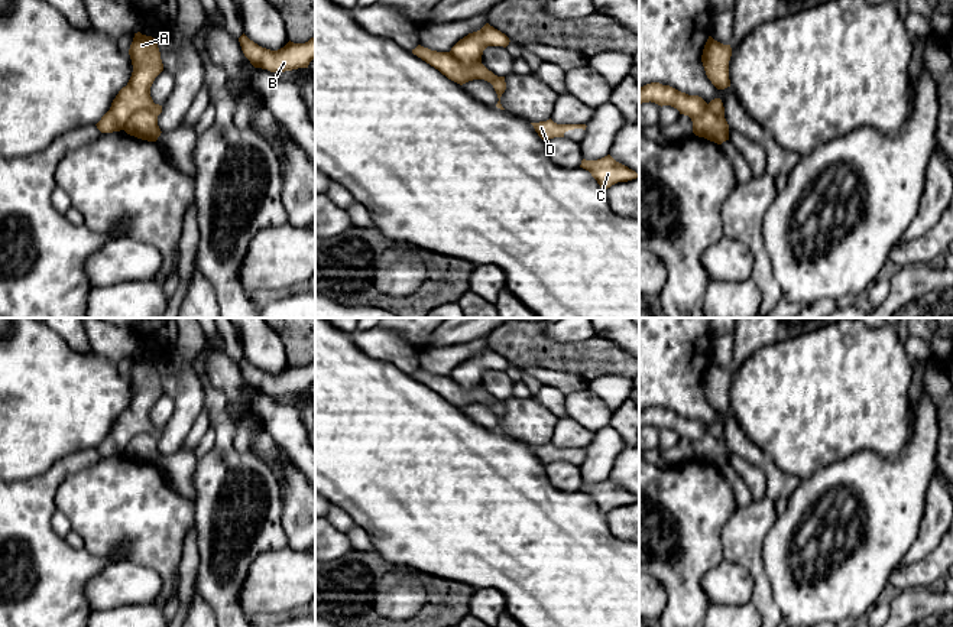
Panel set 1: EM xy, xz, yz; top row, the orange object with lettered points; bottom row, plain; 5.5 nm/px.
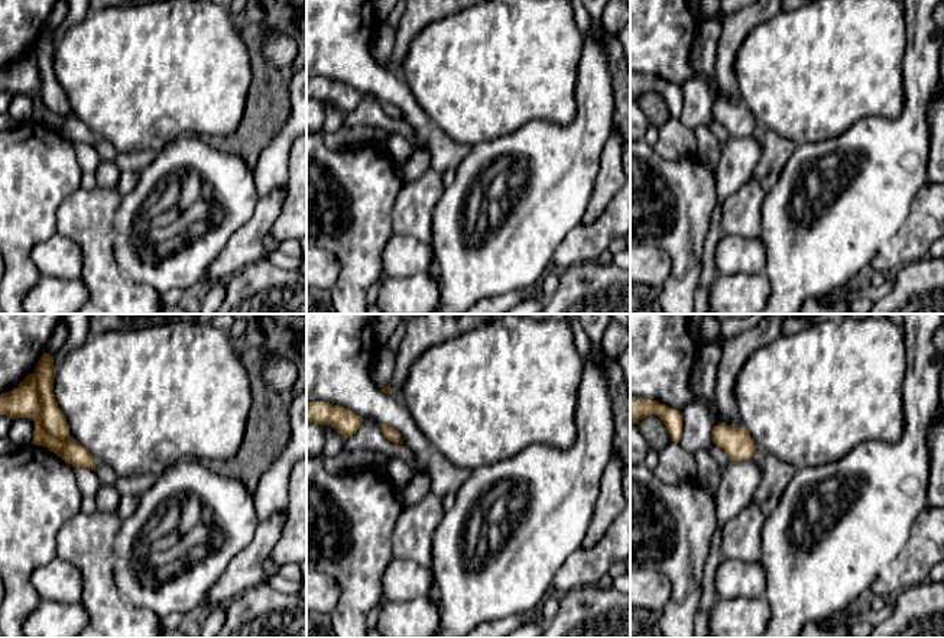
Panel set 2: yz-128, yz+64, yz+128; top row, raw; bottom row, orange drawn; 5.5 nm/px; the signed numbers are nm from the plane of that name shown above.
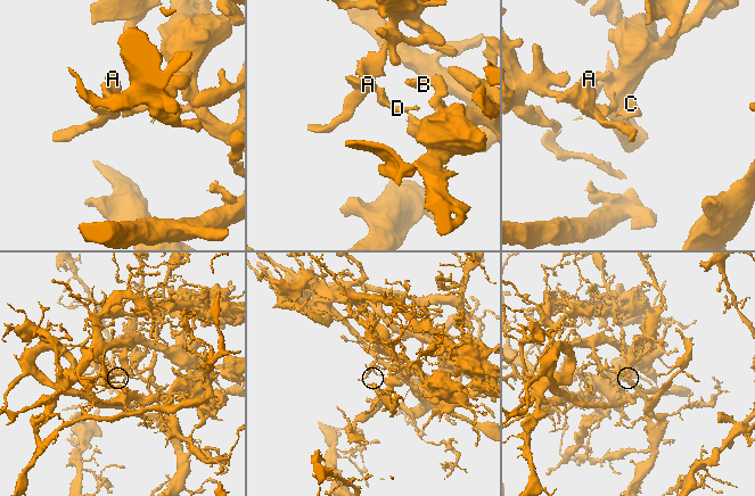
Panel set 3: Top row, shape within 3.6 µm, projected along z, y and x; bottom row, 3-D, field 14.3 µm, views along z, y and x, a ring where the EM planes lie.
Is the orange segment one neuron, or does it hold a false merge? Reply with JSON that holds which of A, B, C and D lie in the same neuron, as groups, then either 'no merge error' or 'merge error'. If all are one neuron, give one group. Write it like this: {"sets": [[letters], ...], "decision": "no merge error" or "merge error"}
{"sets": [["A"], ["B", "C", "D"]], "decision": "merge error"}

